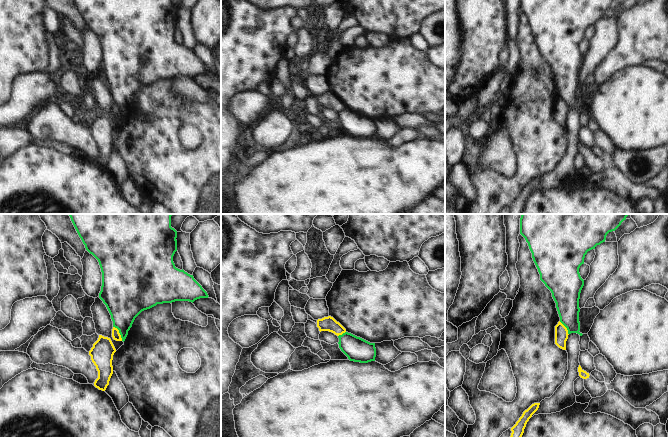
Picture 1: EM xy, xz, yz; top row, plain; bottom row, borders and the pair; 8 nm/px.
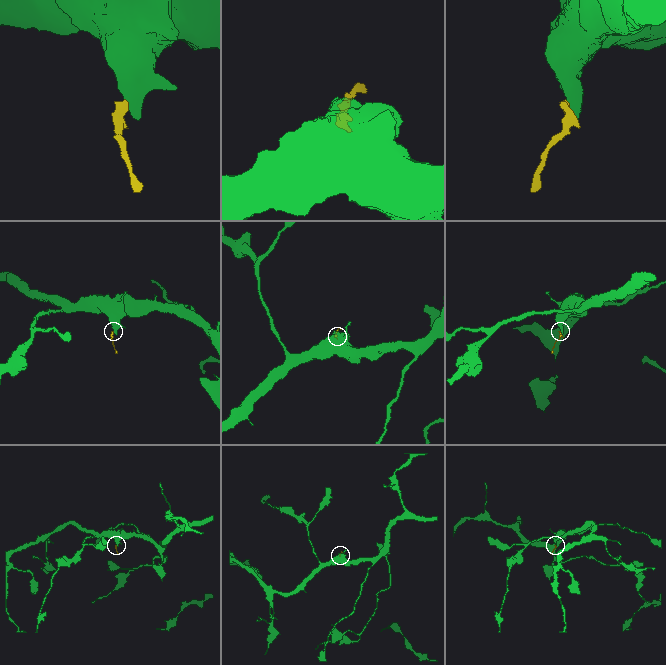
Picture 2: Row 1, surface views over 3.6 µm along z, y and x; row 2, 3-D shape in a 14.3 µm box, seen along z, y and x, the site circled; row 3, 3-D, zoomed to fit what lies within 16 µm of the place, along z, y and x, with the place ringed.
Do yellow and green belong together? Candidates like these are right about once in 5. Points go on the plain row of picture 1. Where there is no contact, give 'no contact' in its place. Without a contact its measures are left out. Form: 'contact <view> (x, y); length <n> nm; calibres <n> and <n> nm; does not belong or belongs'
contact xy (119, 109); length 140 nm; calibres 70 and 280 nm; does not belong

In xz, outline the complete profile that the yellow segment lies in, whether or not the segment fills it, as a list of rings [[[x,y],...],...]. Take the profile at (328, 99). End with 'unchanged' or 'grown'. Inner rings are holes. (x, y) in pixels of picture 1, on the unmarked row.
[[[328,92],[317,96],[319,107],[329,107],[339,112],[346,108],[346,105],[333,93]]]; unchanged

